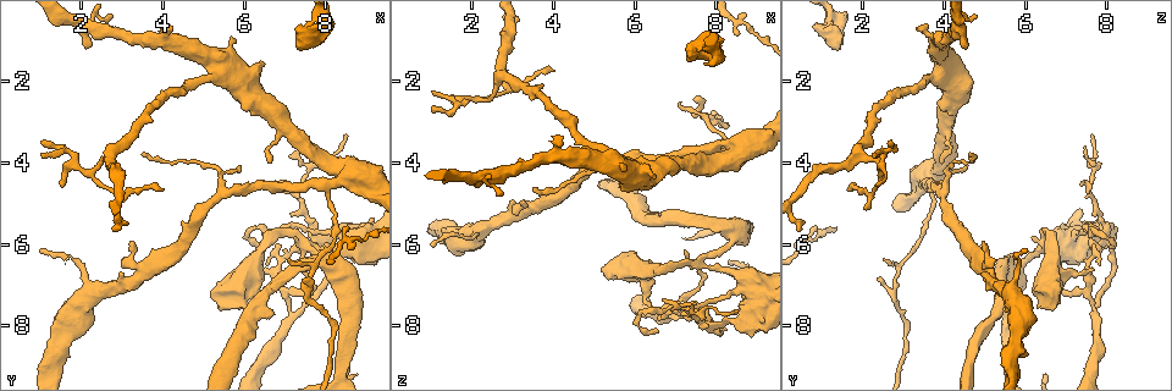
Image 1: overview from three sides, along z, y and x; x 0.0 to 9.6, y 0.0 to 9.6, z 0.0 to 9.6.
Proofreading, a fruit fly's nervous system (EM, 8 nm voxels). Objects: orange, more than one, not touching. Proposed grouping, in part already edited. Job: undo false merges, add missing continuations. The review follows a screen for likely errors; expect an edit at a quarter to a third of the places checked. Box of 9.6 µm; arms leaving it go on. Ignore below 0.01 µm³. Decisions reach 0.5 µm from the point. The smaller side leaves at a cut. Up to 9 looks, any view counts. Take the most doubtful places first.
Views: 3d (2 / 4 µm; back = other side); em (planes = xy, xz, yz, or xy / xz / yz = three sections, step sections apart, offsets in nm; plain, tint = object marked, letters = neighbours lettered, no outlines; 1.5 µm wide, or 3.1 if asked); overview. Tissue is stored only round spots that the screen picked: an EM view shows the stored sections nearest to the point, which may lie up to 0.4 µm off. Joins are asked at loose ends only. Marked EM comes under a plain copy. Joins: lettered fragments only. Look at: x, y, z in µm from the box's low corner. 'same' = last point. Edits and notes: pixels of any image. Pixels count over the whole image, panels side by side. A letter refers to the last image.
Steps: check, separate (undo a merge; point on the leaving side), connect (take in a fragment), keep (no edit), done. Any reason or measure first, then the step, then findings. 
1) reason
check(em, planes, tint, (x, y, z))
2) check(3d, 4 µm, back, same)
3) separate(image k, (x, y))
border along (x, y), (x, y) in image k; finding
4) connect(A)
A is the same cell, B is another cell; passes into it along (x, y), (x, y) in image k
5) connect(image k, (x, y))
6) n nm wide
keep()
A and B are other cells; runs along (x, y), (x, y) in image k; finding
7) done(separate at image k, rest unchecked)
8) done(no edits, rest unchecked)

tapers out
check(em, yz, step 4, letters, (7.55, 3.60, 7.45))

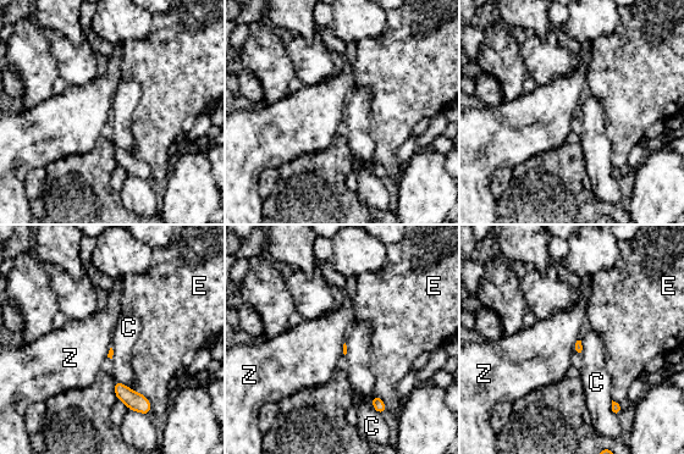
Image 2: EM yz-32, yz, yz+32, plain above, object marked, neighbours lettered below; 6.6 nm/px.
check(em, planes, letters, same)

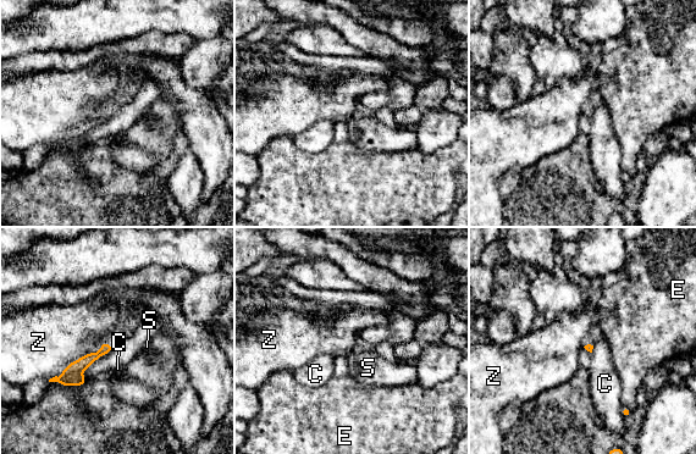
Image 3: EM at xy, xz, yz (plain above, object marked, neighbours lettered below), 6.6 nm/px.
Z touches over 360 nm
keep()
C, E, S and Z are other cells; no lettered fragment goes on from it

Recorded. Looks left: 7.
check(em, planes, letters, (4.05, 0.75, 3.35))

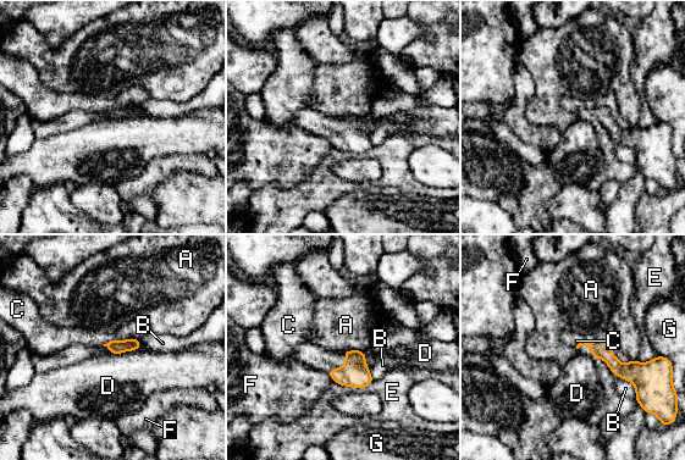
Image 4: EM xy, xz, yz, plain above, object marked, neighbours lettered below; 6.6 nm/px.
keep()
A, B, C, D, E, F and G are other cells; runs along (592, 345), (628, 371), (640, 389) in image 4; no lettered fragment goes on from it

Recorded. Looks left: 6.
four-way junction
check(em, xz, step 4, tint, (7.95, 5.90, 8.00))

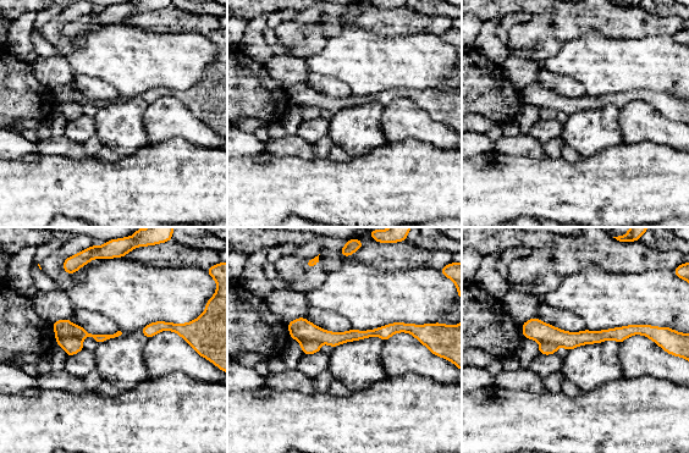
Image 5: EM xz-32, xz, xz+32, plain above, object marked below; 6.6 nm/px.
see the neighbours
check(em, xz, step 4, letters, same)

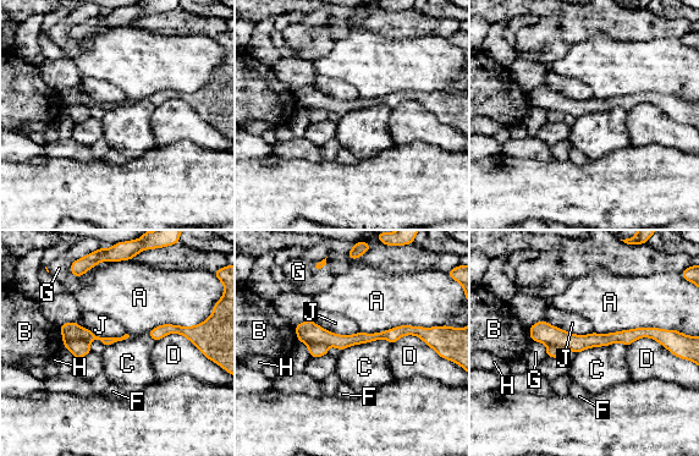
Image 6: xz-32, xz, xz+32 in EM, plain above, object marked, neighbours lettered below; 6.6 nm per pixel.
90 nm wide; A touches over 480 nm
separate(image 6, (78, 349))
A, B, C, D, F, G, H and J are other cells; a second neuron is stuck on

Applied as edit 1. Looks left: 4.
see it whole again
check(overview)

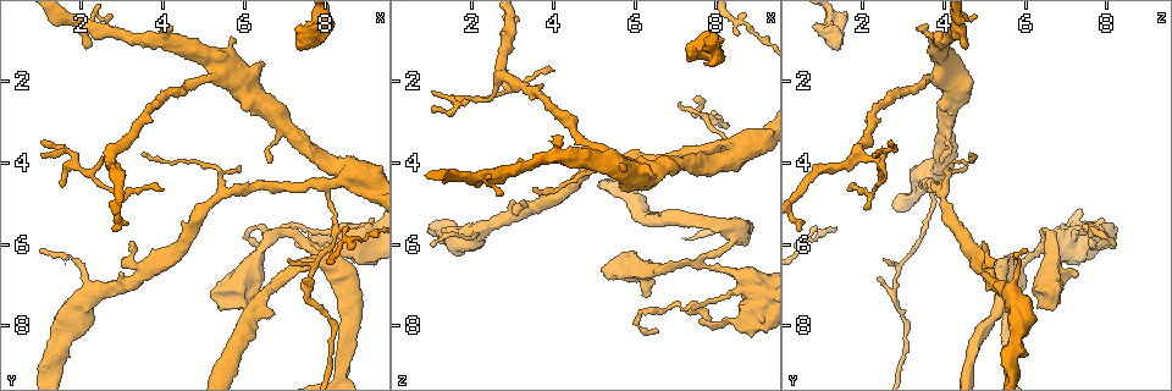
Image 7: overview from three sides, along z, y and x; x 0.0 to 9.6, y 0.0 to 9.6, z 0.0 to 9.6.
an open end
check(3d, 2 µm, (2.25, 1.10, 4.55))

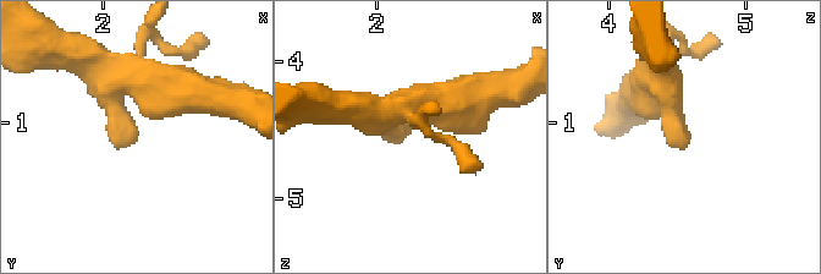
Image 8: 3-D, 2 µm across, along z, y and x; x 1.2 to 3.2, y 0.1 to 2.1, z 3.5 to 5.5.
check(em, planes, tint, (2.16, 1.12, 4.58))

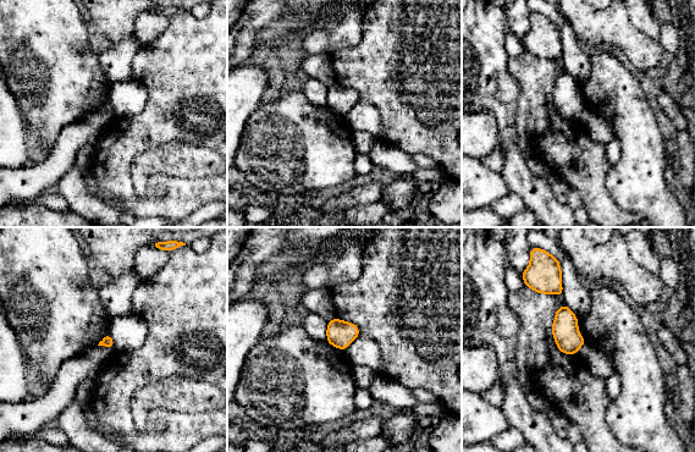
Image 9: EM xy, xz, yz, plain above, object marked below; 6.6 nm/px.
what lies round it
check(em, planes, letters, same)

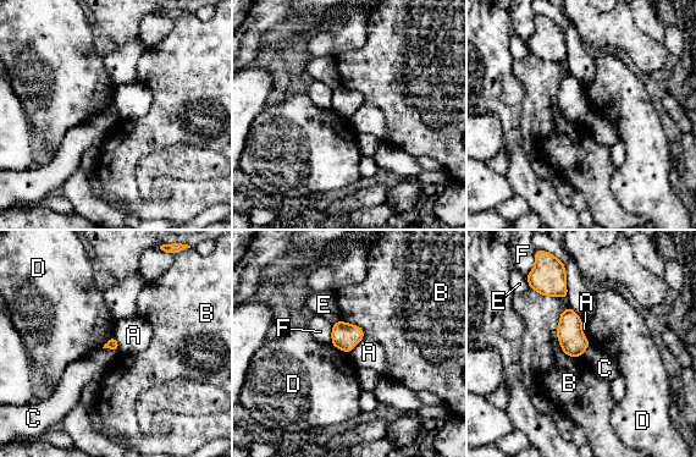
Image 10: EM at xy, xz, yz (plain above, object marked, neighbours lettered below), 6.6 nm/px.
keep()
A, B, C, D, E and F are other cells; none of them fits

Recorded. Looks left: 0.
done(separate at image 6, rest unchecked)

